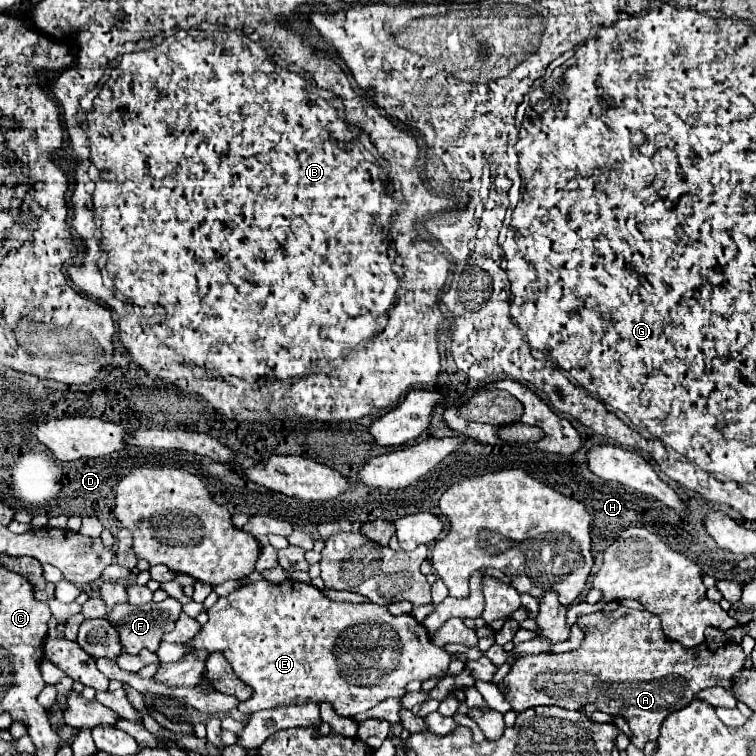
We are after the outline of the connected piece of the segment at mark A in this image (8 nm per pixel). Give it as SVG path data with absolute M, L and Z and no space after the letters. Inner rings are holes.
M618 606L618 610L614 612L582 614L578 616L576 622L580 622L580 628L584 630L584 640L580 648L560 656L554 654L520 656L512 666L512 672L504 678L504 684L510 690L506 700L514 708L524 708L524 710L536 706L560 706L568 710L582 710L586 714L600 710L610 716L622 716L628 722L632 732L632 742L638 748L644 748L648 740L656 740L668 712L672 714L674 710L688 706L700 690L712 686L732 688L734 674L746 662L746 654L738 644L726 644L722 650L710 652L706 644L700 644L696 648L684 648L682 644L668 640L662 634L660 618L648 614L646 610L630 610Z

